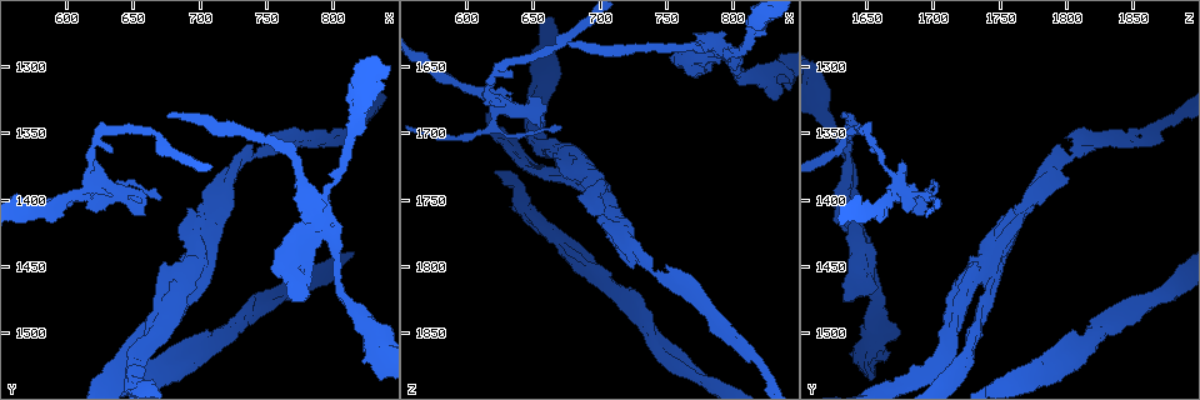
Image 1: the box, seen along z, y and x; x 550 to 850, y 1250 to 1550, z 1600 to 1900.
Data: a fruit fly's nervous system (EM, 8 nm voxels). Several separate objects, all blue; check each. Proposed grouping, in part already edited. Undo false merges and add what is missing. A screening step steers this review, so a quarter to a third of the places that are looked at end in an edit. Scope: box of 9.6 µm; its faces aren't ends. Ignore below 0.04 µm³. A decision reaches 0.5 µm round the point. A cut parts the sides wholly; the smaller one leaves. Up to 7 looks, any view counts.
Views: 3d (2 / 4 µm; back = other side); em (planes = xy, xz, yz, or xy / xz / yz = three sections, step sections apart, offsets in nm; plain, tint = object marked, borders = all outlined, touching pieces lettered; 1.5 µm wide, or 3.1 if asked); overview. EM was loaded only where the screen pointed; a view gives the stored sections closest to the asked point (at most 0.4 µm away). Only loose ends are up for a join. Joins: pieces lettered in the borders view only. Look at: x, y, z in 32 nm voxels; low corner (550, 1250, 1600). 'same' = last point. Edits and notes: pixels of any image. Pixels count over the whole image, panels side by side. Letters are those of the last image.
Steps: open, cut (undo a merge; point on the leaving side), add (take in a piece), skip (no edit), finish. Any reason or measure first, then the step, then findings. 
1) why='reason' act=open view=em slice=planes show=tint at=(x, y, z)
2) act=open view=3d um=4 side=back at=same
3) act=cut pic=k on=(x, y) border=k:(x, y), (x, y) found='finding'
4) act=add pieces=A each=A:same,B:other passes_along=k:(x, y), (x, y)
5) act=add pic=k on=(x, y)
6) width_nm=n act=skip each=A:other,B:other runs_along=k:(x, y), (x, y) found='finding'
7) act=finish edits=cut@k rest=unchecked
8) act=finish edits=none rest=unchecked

why='sudden change in width' act=open view=em slice=xy step=8 show=borders at=(726, 1350, 1636)

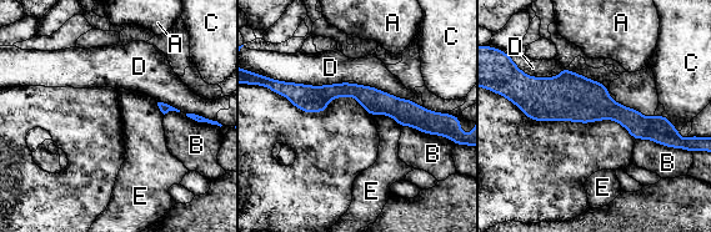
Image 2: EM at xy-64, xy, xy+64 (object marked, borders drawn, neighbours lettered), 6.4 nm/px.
act=skip each=A:other,B:other,C:other,D:other,E:other border=2:(372, 114), (390, 115), (400, 127) found='continuous, no second neuron'

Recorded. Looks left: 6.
why='sudden change in width' act=open view=3d um=4 at=(624, 1388, 1674)

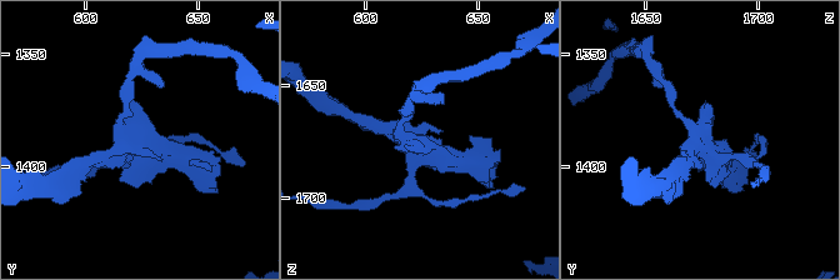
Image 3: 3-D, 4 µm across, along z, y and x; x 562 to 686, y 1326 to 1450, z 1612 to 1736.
act=open view=em slice=yz step=4 show=tint at=(624, 1389, 1677)

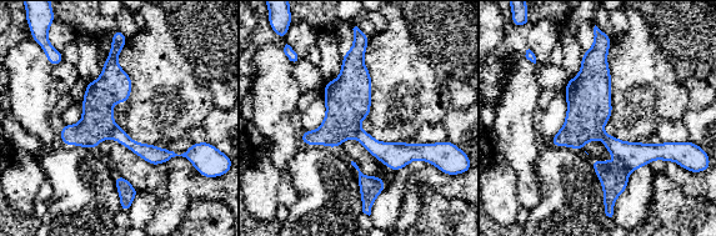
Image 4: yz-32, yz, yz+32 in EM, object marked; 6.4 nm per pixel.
act=open view=em slice=xy step=4 show=borders at=same

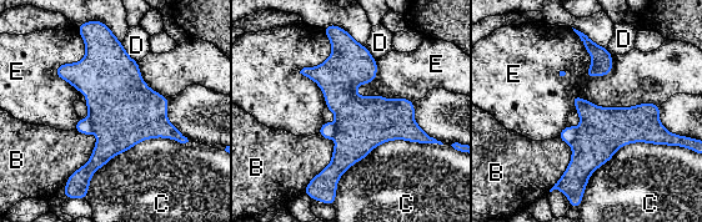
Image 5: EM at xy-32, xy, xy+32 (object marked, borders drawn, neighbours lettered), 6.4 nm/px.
act=cut pic=5 on=(327, 130) each=B:other,C:other,D:other,E:other border=5:(335, 126), (336, 134) found='a second neuron is stuck on'

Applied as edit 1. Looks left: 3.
act=open view=overview

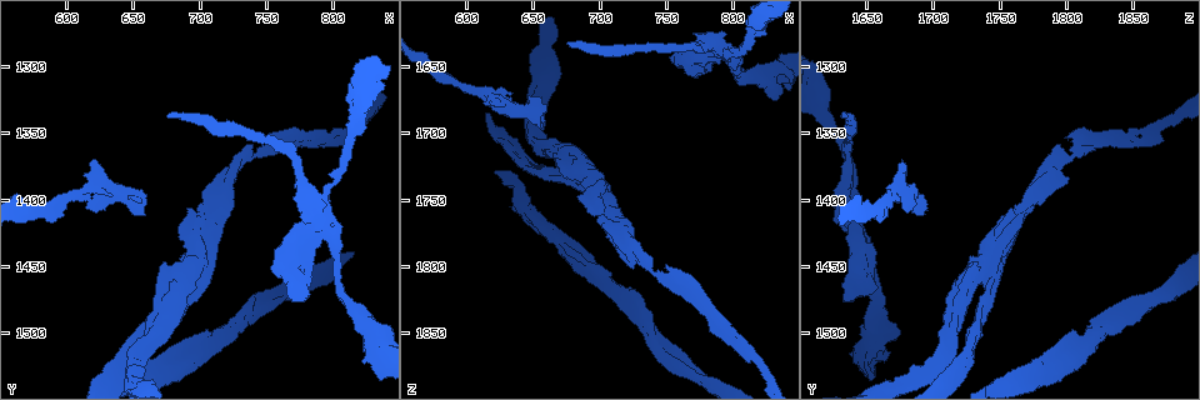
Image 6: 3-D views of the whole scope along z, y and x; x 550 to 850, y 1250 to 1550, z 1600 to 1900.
why='free end' act=open view=em um=3.1 slice=planes show=borders at=(832, 1500, 1672)

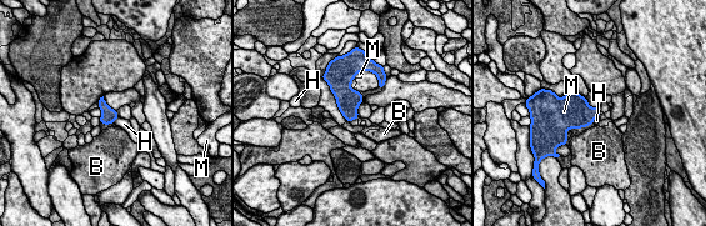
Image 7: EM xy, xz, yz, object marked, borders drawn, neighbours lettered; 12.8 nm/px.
act=skip each=B:other,H:other,M:other border=7:(118, 116), (113, 122) found='none of them fits'

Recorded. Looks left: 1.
act=finish edits=cut@5 rest=unchecked

